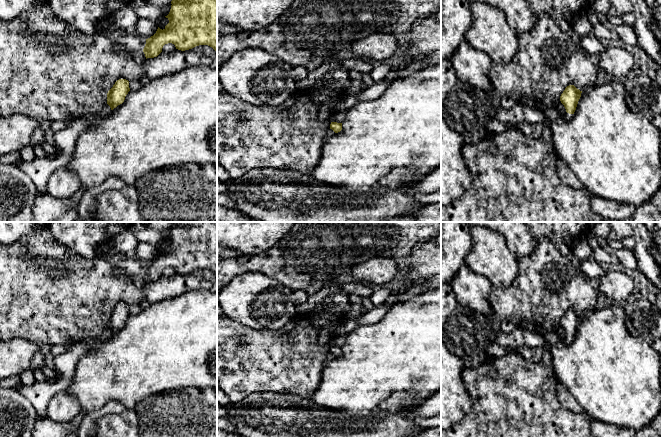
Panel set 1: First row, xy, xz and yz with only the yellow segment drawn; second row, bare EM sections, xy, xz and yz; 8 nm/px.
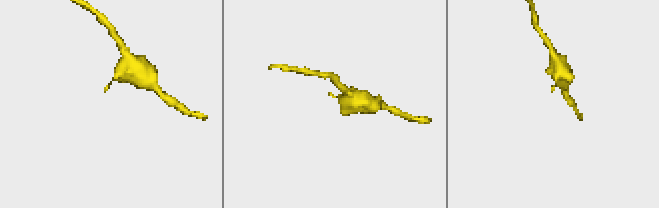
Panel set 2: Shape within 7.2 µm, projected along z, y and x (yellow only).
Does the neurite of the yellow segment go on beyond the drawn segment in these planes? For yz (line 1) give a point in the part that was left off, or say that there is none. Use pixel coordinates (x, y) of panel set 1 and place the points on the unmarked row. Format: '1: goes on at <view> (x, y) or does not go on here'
1: goes on at yz (567, 340)

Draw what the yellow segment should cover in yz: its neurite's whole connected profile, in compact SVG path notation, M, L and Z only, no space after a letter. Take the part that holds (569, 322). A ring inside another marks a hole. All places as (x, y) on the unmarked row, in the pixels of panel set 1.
M569 309L561 318L560 325L566 333L566 336L563 339L566 345L571 344L573 341L578 325L581 321L581 317L582 315L577 313L574 309Z

